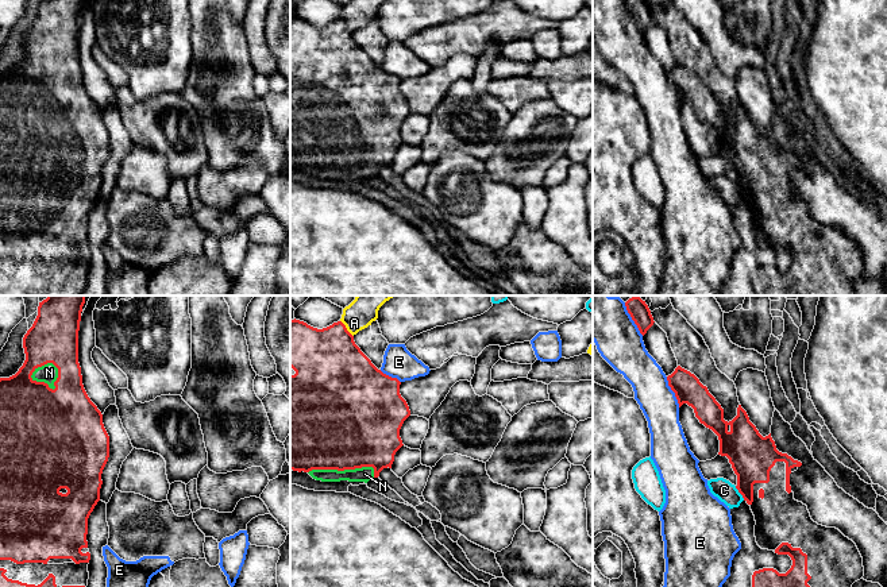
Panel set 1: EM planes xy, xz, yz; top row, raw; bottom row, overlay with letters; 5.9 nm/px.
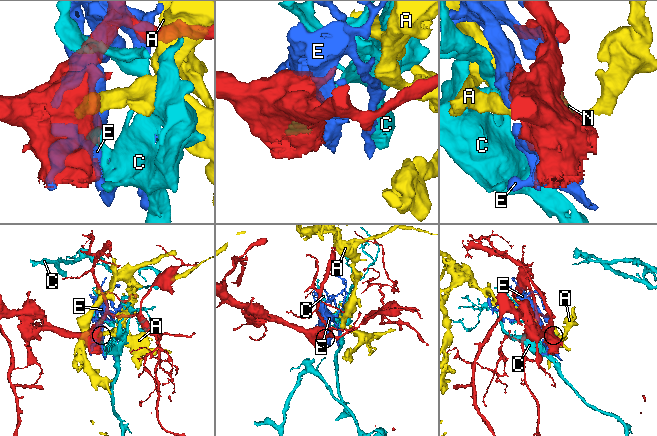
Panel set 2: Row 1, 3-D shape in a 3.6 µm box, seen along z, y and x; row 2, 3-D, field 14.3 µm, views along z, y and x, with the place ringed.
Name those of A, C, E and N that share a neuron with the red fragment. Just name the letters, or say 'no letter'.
N

